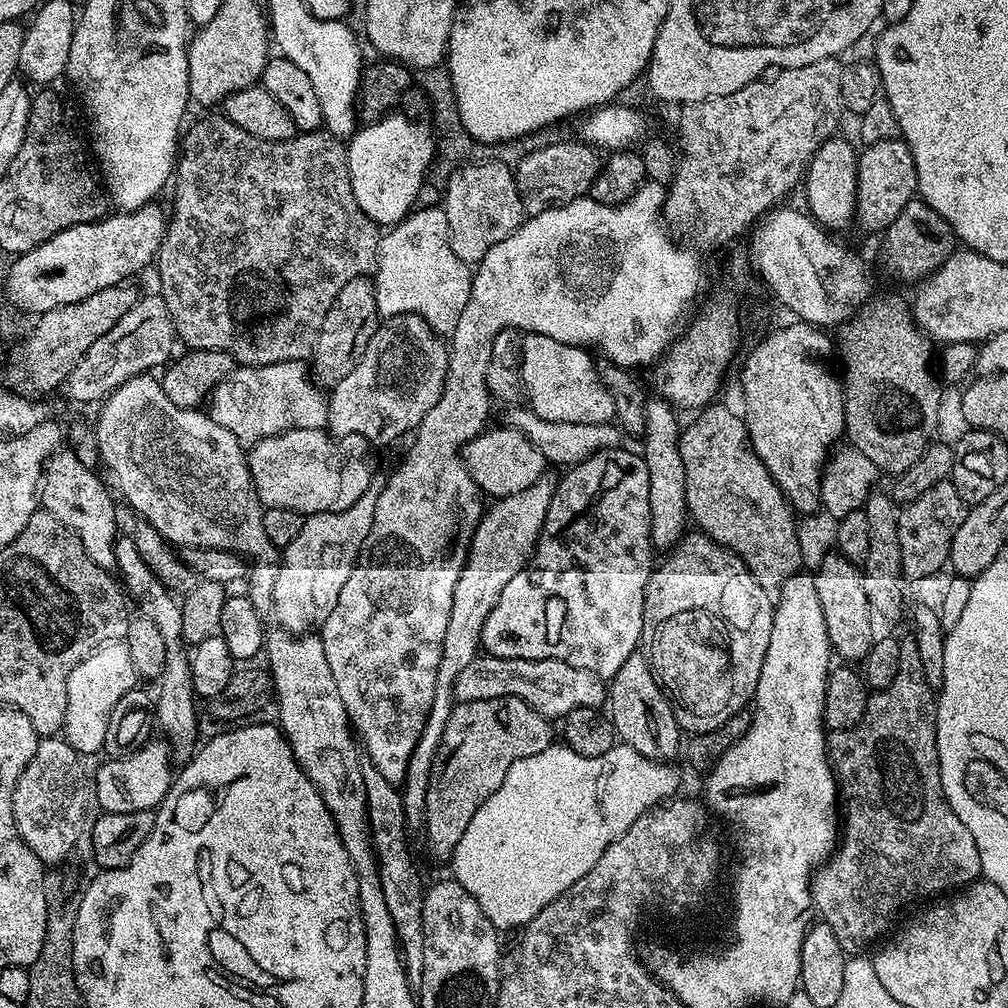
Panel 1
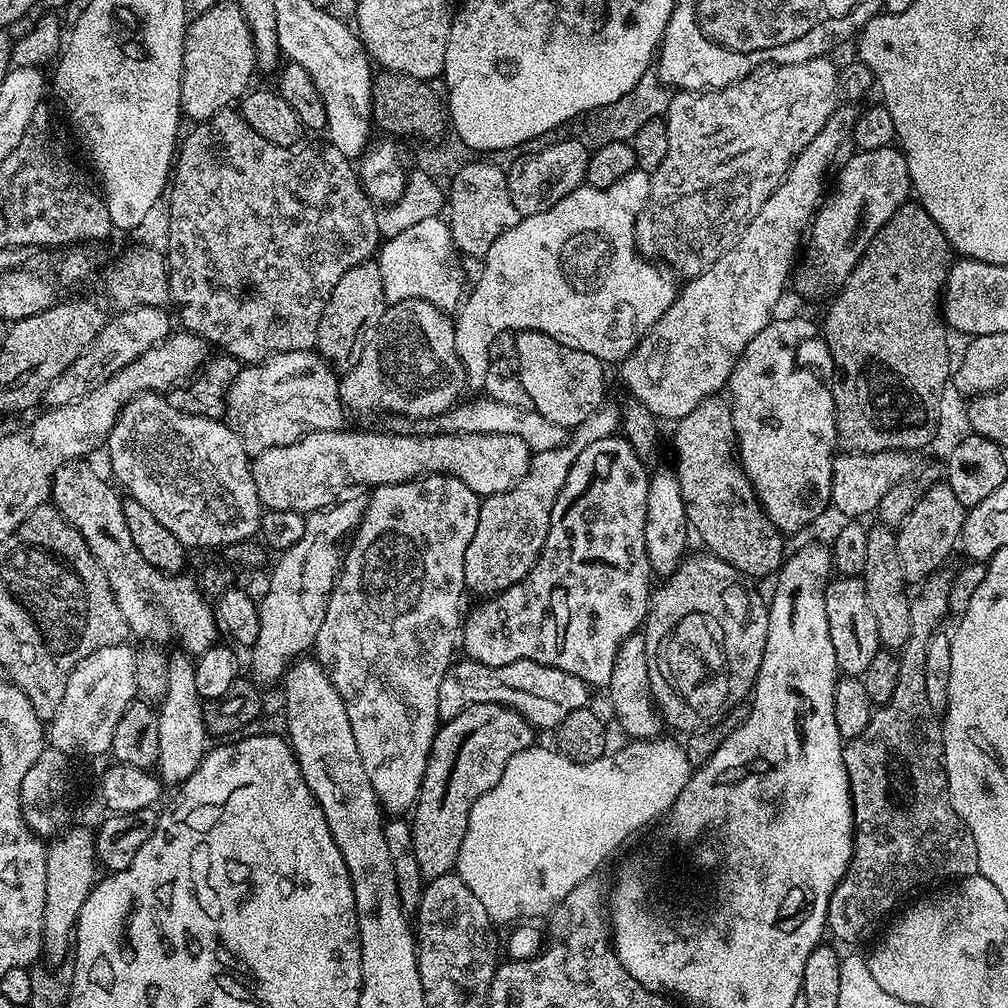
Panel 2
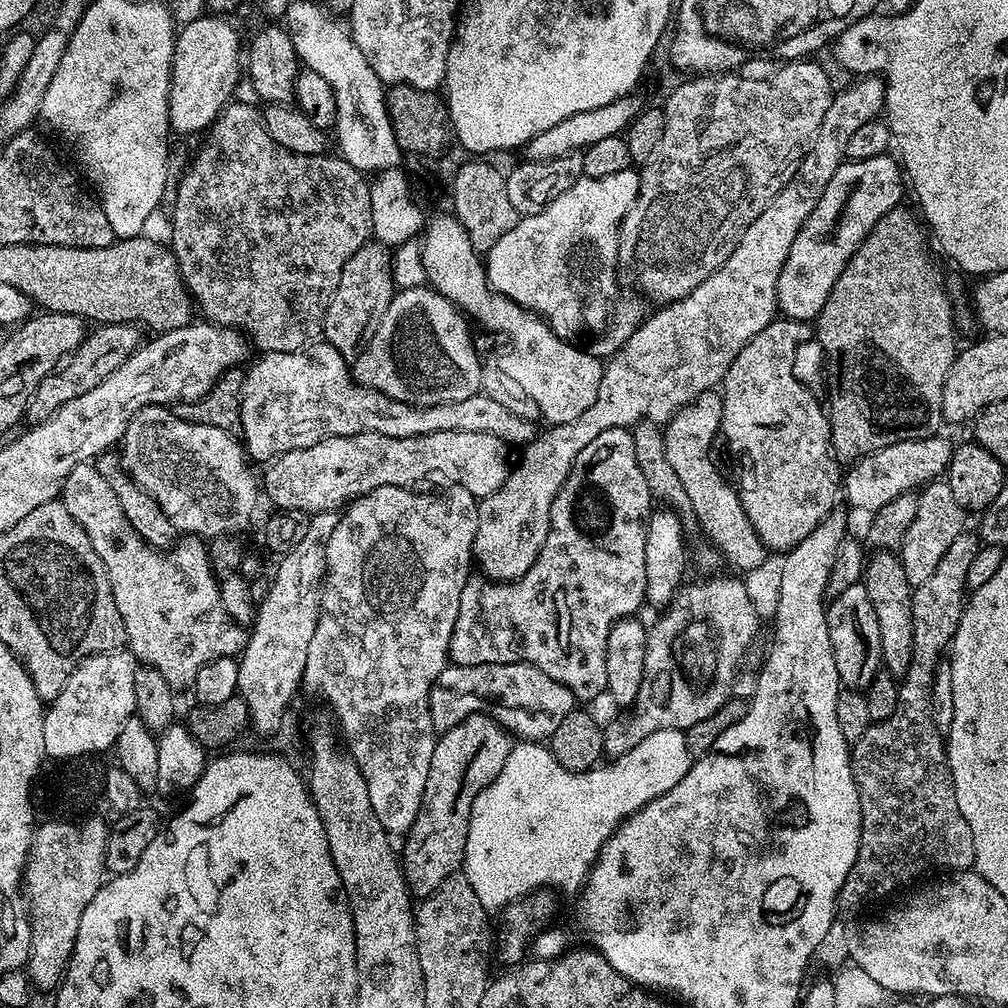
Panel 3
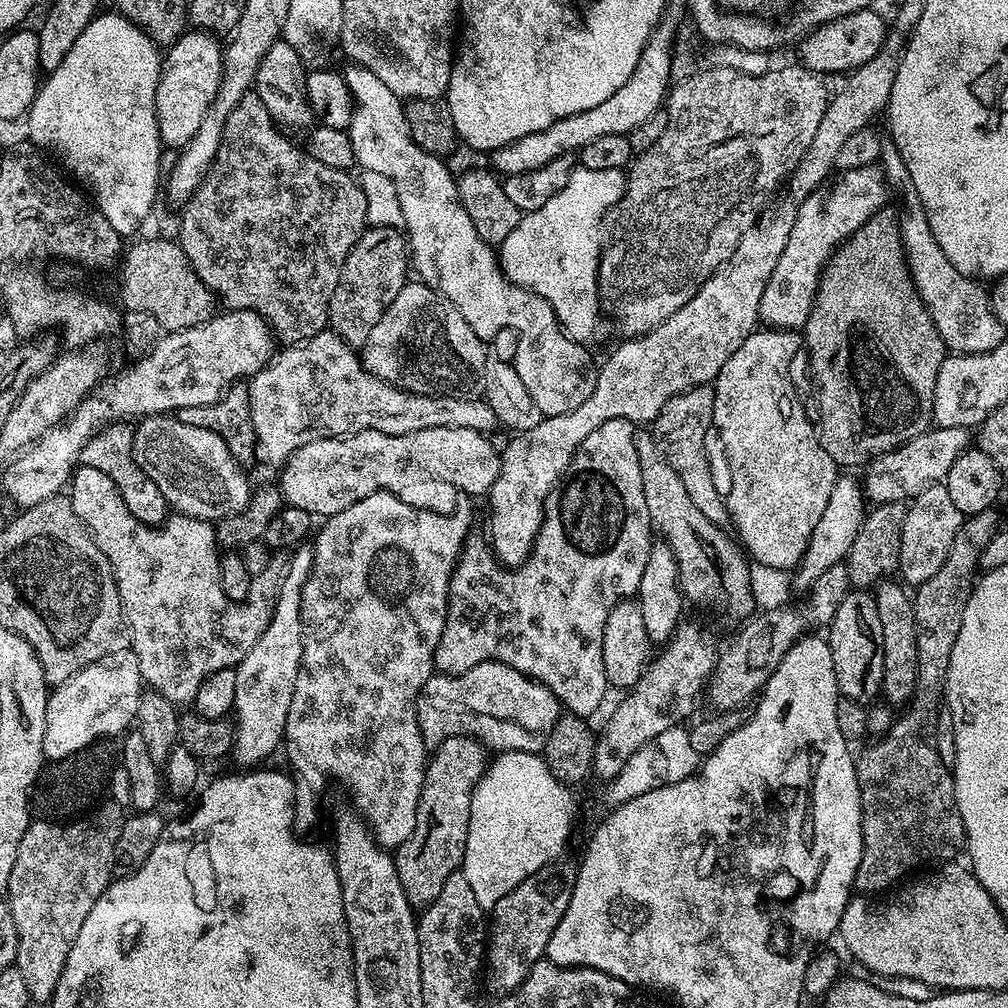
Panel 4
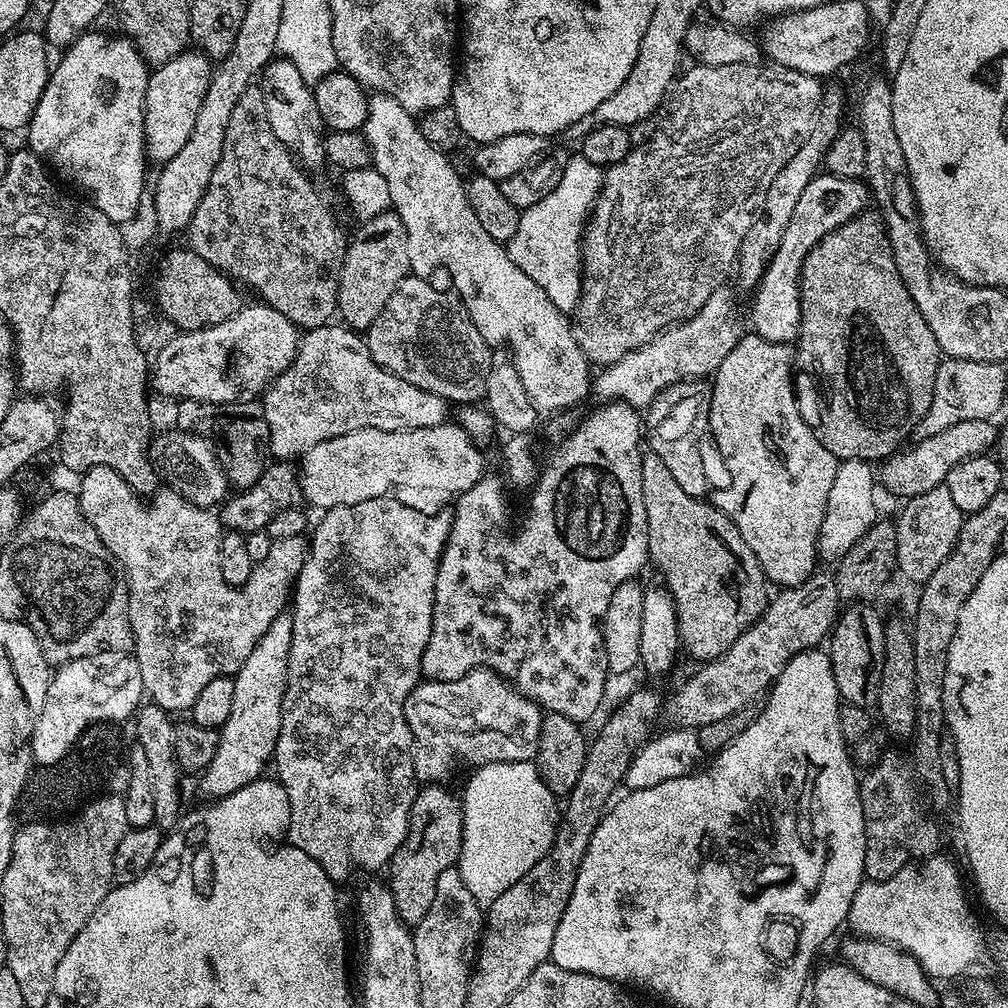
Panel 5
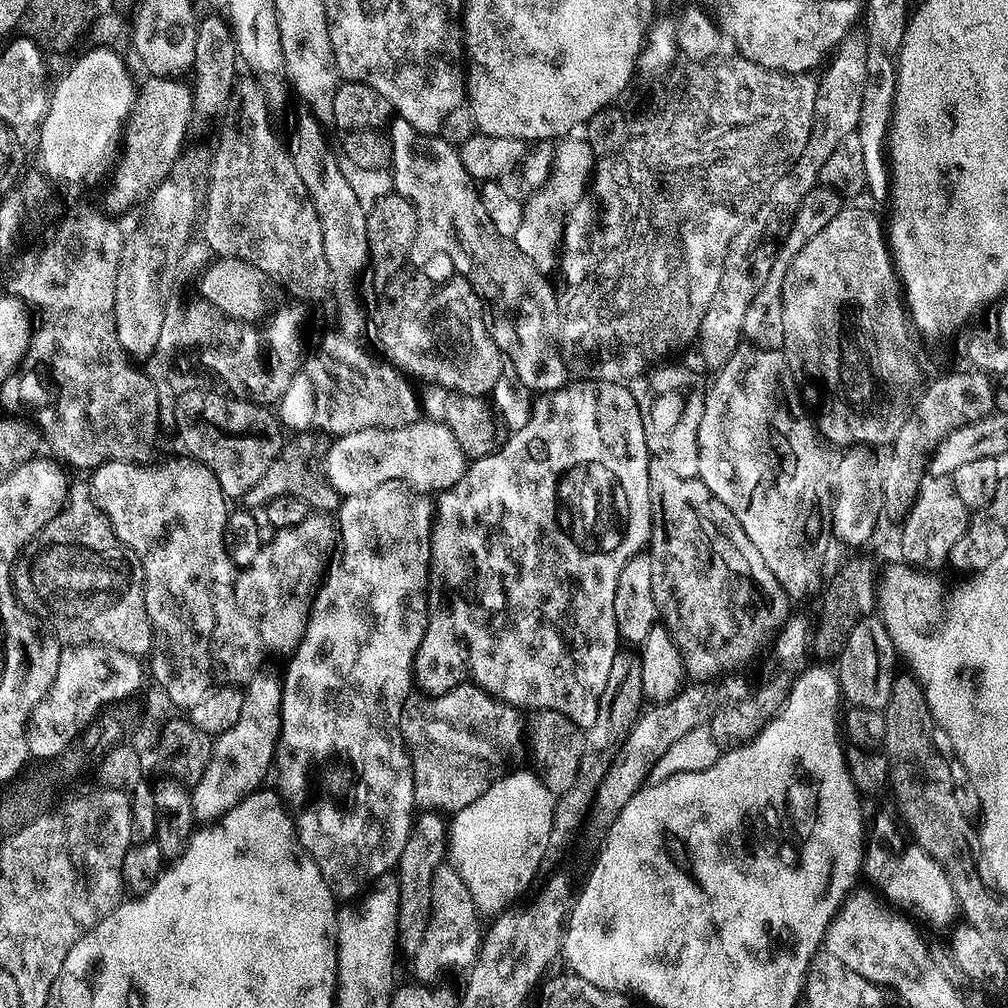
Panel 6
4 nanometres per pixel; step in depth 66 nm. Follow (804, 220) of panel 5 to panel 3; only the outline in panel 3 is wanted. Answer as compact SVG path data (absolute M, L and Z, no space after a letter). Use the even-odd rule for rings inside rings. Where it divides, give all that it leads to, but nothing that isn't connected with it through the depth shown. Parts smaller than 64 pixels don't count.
M885 154L878 158L862 158L848 160L834 170L834 178L830 178L826 190L822 190L822 198L818 198L818 206L806 218L802 230L798 230L798 238L794 238L794 246L790 246L790 254L782 266L782 274L778 274L778 290L776 306L781 317L789 320L815 321L822 306L826 306L826 298L830 298L830 290L834 290L834 282L846 270L850 258L862 246L862 242L874 230L878 218L882 218L890 210L901 207L906 192L906 177L898 163L897 157Z

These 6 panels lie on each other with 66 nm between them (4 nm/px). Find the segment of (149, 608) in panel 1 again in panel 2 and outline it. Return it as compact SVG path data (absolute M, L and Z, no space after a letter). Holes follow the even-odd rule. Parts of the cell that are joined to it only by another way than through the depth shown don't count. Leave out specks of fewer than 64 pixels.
M183 649L174 650L167 655L167 690L157 709L159 754L155 769L165 787L176 788L198 770L208 749L208 735L204 724L203 701L197 694L194 681L193 659Z

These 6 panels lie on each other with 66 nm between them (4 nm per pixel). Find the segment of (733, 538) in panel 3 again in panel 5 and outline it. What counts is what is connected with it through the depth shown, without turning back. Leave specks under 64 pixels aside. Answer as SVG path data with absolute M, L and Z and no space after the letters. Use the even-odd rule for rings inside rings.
M707 379L683 380L677 384L671 384L668 388L663 388L654 398L654 402L646 409L646 444L662 462L666 462L666 470L674 474L674 482L686 490L686 494L694 494L701 498L707 497L710 492L708 488L708 476L704 473L704 440L706 444L706 433L708 432L708 415L712 405L712 385Z

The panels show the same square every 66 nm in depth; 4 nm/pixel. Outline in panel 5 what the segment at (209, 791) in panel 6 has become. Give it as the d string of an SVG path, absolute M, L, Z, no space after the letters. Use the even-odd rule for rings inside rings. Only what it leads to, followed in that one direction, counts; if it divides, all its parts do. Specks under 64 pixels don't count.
M282 614L262 634L262 638L254 646L250 658L234 673L234 710L230 710L230 718L226 718L223 728L219 729L220 741L218 750L212 754L212 761L199 777L200 788L208 798L219 798L234 794L234 790L242 790L250 782L261 779L265 775L264 767L269 767L276 754L276 743L280 737L282 726L282 702L288 685L288 659L290 658L290 642L292 641L292 617Z

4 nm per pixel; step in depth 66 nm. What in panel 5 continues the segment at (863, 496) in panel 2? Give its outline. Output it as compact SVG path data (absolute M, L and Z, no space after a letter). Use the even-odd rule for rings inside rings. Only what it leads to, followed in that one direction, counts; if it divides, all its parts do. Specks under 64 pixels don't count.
M967 420L942 430L942 434L926 436L915 442L917 444L913 448L905 447L887 457L879 465L878 480L883 491L885 488L896 496L911 498L918 494L926 494L926 490L941 487L944 479L950 474L950 470L954 470L958 462L966 458L983 456L989 450L995 449L998 443L998 428L992 420Z

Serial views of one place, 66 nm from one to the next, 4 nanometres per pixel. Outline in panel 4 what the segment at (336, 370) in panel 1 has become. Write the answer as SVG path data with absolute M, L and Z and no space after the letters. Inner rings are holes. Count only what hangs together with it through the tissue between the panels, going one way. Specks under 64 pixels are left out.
M400 228L364 229L364 233L354 242L350 254L340 271L338 286L328 307L328 323L331 331L338 333L346 343L362 346L370 338L370 330L378 323L378 318L386 314L386 306L398 298L398 290L409 283L410 249L406 236Z

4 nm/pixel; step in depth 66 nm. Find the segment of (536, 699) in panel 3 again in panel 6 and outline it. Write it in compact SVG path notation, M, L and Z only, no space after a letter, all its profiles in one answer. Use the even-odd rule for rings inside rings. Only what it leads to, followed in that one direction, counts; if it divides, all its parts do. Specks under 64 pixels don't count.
M459 684L457 688L452 688L450 691L444 692L440 696L425 695L420 699L424 700L414 701L415 699L413 699L411 702L405 703L402 714L400 715L400 733L404 736L408 754L412 758L412 799L415 807L423 810L425 813L455 814L466 806L470 806L470 802L474 802L478 799L481 792L488 787L490 777L497 771L497 769L495 770L496 764L500 764L504 760L504 743L506 743L507 740L514 739L516 736L516 723L519 722L521 713L513 708L511 704L506 704L504 701L496 699L495 696L491 696L491 694L484 691L483 688L476 687L475 684Z

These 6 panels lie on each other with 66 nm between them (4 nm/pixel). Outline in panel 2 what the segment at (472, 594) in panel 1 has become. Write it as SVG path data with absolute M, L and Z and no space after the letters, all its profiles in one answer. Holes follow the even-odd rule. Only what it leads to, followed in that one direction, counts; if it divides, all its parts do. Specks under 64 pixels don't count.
M602 406L590 418L586 418L586 422L571 429L568 439L560 448L555 448L553 452L535 453L528 461L524 477L510 490L481 499L478 527L474 530L474 538L470 538L470 546L466 546L464 586L469 593L477 592L477 597L491 598L526 578L546 542L554 502L562 486L566 486L568 472L578 454L582 454L590 442L613 435L621 427L621 409L608 407Z

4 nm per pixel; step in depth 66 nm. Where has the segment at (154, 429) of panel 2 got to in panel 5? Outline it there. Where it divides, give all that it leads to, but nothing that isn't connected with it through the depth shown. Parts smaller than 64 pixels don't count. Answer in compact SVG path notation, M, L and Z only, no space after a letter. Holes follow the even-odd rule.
M171 430L153 435L148 450L148 459L152 461L157 473L164 476L175 491L181 492L192 504L201 506L223 505L230 492L228 476L220 462L217 449L212 449L213 441L193 432Z

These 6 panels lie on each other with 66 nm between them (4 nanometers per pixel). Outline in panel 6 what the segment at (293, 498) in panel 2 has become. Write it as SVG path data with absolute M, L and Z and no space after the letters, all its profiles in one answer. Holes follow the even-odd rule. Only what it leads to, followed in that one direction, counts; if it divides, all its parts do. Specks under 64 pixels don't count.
M426 418L401 428L358 430L335 437L331 443L324 456L322 476L341 498L395 484L417 493L439 494L453 488L470 463L470 457L458 446L458 438L454 438L452 431Z

